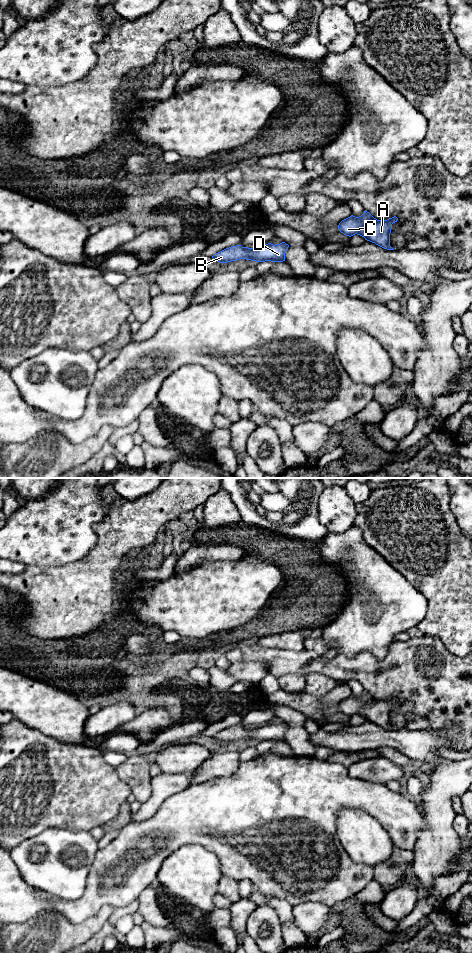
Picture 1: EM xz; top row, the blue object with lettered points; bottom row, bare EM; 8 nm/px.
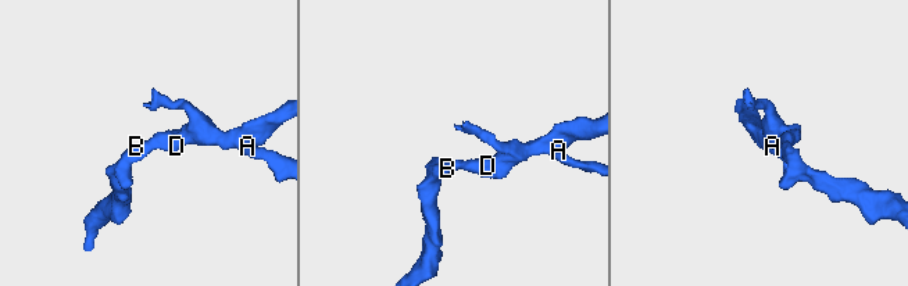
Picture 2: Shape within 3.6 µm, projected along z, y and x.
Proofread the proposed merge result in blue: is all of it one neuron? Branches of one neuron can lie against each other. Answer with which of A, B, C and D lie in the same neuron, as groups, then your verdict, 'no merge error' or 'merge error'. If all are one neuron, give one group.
A B C D | no merge error

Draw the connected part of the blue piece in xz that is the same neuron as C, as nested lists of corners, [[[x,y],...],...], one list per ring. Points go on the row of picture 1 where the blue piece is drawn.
[[[365,210],[359,217],[351,215],[342,220],[338,225],[338,229],[346,236],[351,237],[357,234],[384,249],[394,250],[390,246],[390,233],[392,224],[397,220],[396,216],[387,220],[377,220]]]

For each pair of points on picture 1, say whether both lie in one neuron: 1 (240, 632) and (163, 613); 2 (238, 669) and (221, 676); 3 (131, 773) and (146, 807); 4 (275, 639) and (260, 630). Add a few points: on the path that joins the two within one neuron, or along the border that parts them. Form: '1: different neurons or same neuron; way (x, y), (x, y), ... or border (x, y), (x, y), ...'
1: different neurons; border (251, 620), (242, 625), (206, 635)
2: different neurons; border (226, 670), (238, 681)
3: different neurons; border (150, 778), (150, 796), (142, 803)
4: different neurons; border (291, 630), (264, 635), (259, 639)

